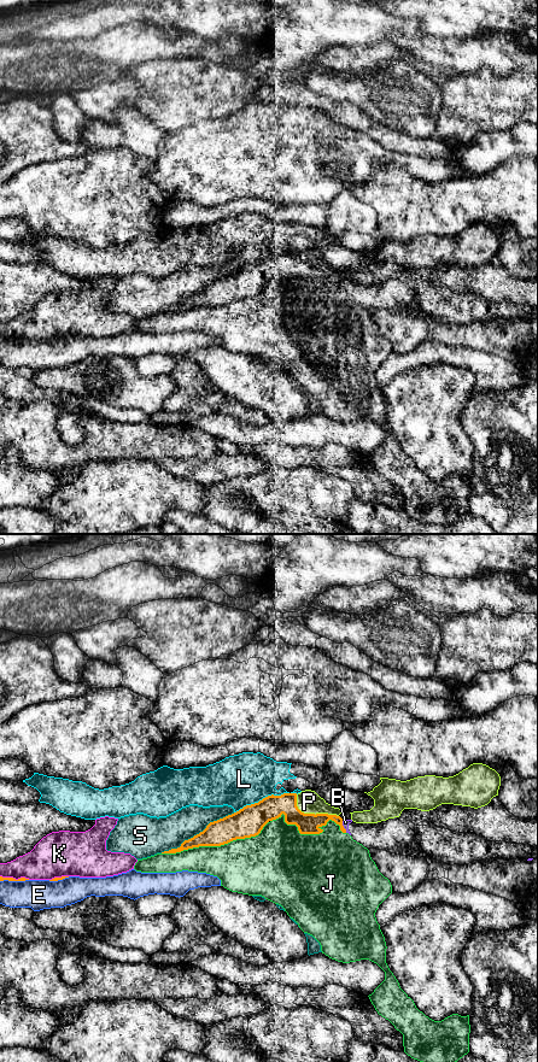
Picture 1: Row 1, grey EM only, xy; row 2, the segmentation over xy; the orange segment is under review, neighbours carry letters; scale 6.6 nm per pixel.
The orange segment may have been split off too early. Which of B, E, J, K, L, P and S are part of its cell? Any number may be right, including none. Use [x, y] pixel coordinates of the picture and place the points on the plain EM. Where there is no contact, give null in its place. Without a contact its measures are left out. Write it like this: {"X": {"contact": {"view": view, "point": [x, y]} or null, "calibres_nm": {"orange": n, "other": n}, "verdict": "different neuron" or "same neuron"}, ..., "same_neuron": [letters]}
{"B": {"contact": {"view": "xy", "point": [343, 286]}, "calibres_nm": {"orange": 140, "other": 50}, "verdict": "different neuron"}, "E": {"contact": {"view": "xy", "point": [13, 340]}, "calibres_nm": {"orange": 30, "other": 200}, "verdict": "different neuron"}, "J": {"contact": {"view": "xy", "point": [216, 305]}, "calibres_nm": {"orange": 190, "other": 380}, "verdict": "different neuron"}, "K": {"contact": {"view": "xy", "point": [15, 339]}, "calibres_nm": {"orange": 30, "other": 240}, "verdict": "different neuron"}, "L": {"contact": {"view": "xy", "point": [262, 259]}, "calibres_nm": {"orange": 200, "other": 340}, "verdict": "different neuron"}, "P": {"contact": {"view": "xy", "point": [311, 274]}, "calibres_nm": {"orange": 140, "other": 160}, "verdict": "same neuron"}, "S": {"contact": {"view": "xy", "point": [197, 294]}, "calibres_nm": {"orange": 170, "other": 220}, "verdict": "different neuron"}, "same_neuron": ["P"]}

